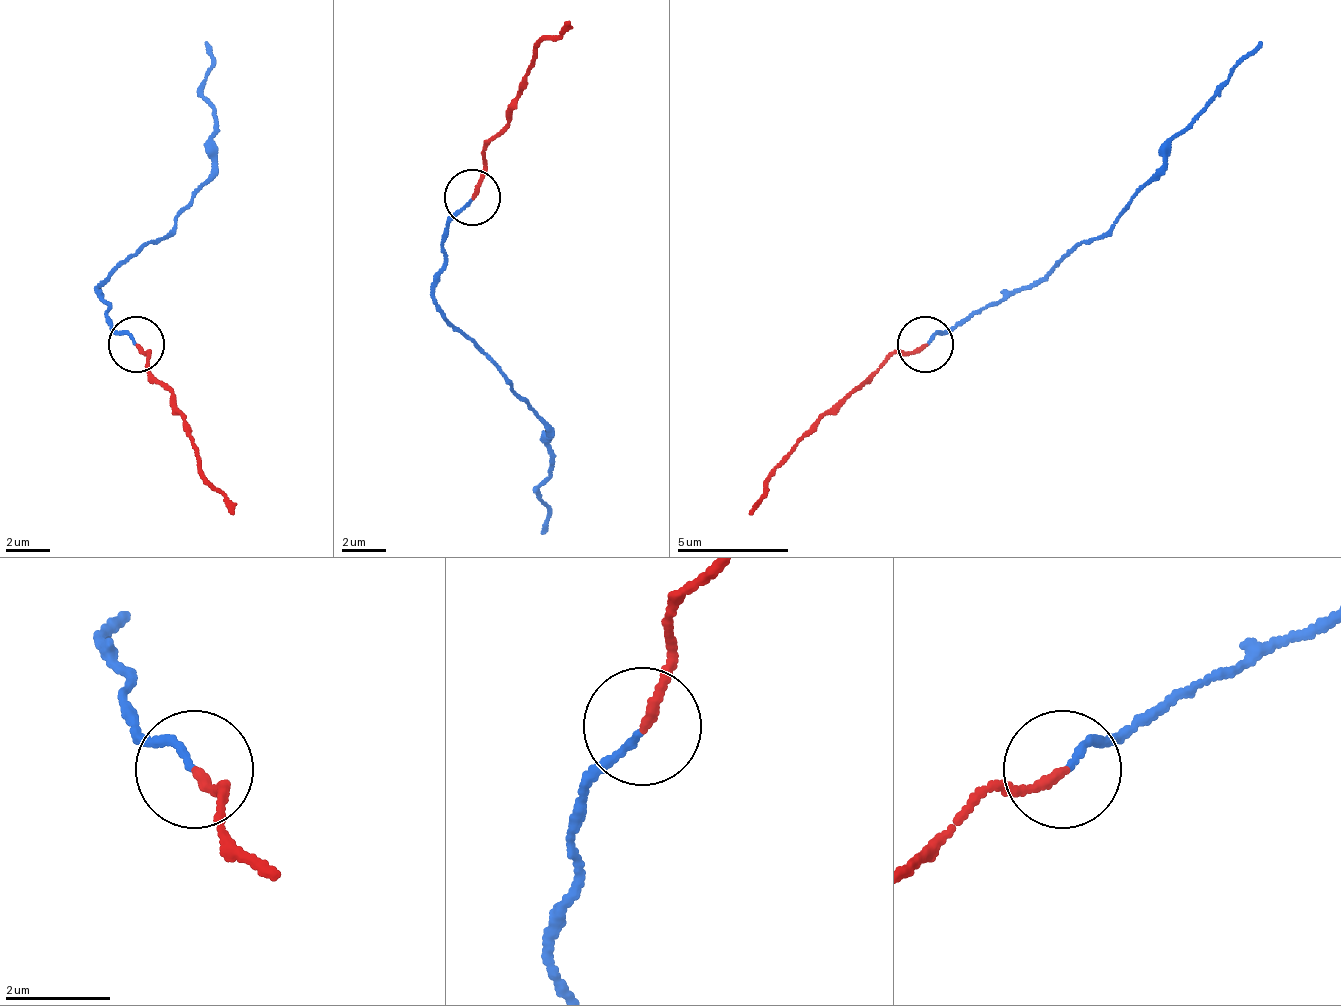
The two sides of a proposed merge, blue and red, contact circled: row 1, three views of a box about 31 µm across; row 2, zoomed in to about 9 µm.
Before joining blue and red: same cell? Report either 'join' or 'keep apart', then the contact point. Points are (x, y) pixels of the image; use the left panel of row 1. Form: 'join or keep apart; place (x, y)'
join; place (136, 344)

